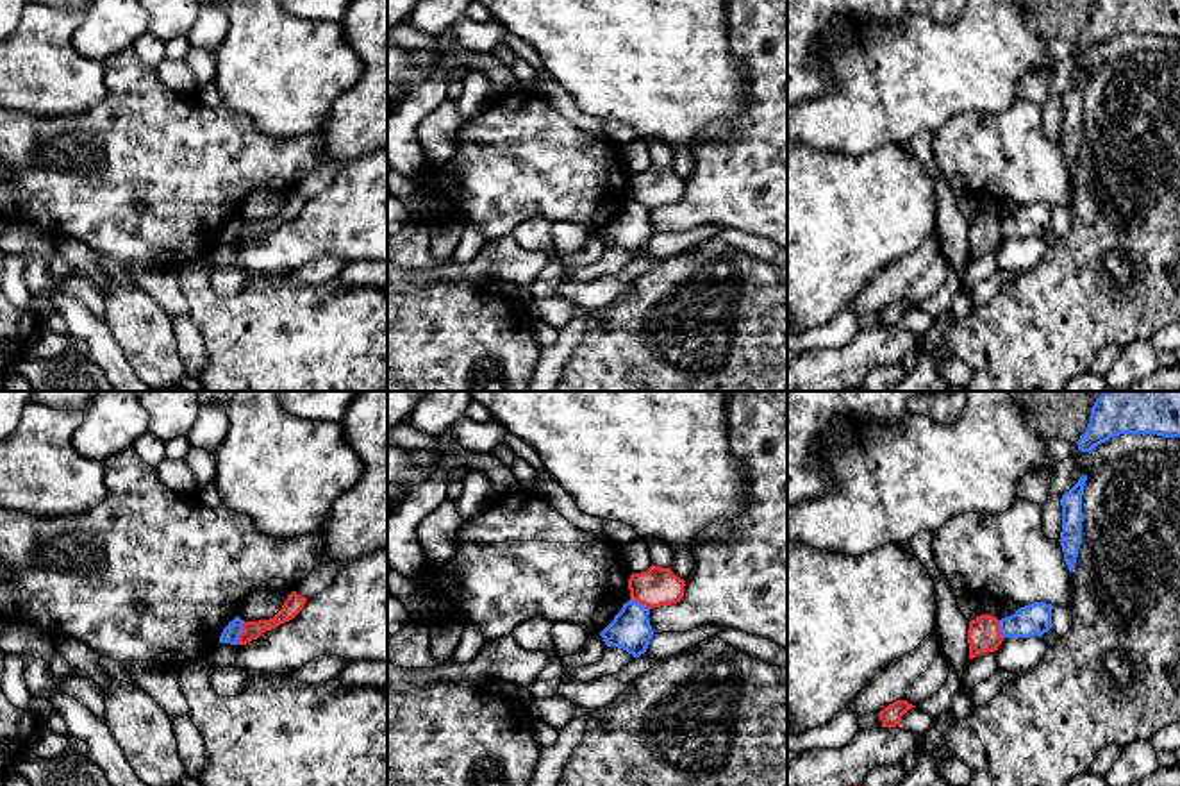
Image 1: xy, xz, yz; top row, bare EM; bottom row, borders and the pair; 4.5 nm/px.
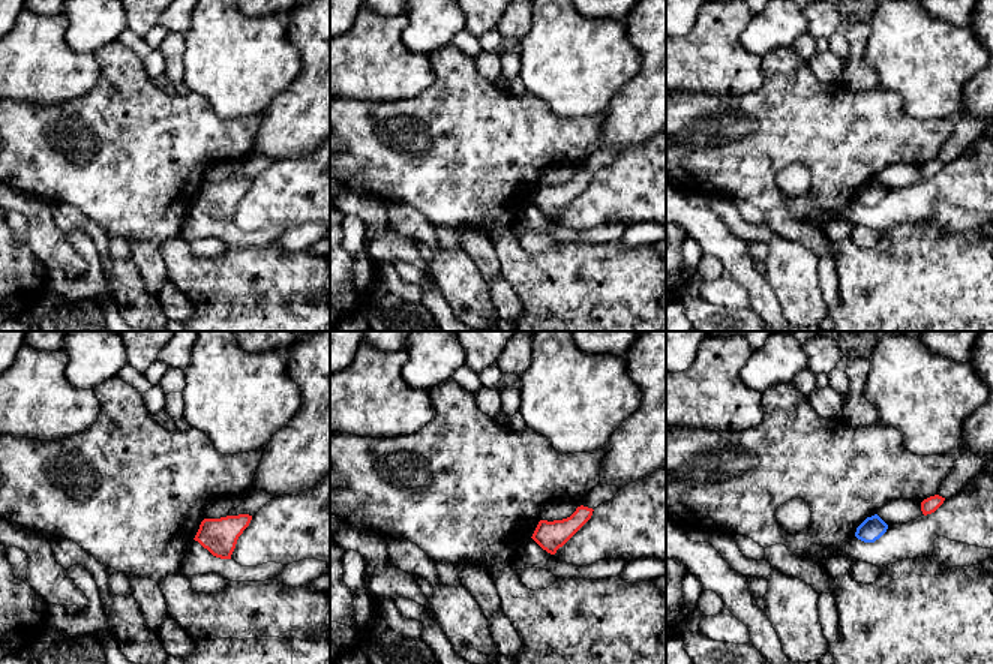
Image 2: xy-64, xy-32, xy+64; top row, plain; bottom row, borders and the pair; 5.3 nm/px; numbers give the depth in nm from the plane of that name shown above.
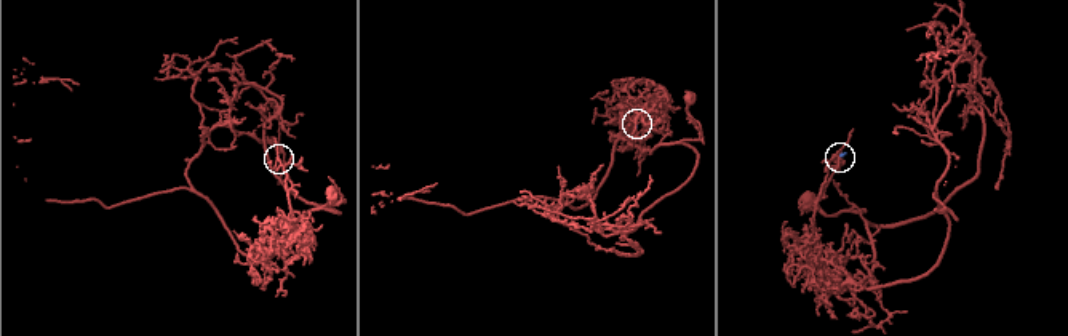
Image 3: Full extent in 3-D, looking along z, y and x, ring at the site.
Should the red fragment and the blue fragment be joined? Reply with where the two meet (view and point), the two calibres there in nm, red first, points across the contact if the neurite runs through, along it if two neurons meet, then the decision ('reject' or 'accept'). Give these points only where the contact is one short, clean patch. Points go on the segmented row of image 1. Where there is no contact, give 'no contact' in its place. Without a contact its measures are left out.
xy (241, 633) | 80/80 nm | along xy (243, 620), (243, 631), (236, 643) | reject

